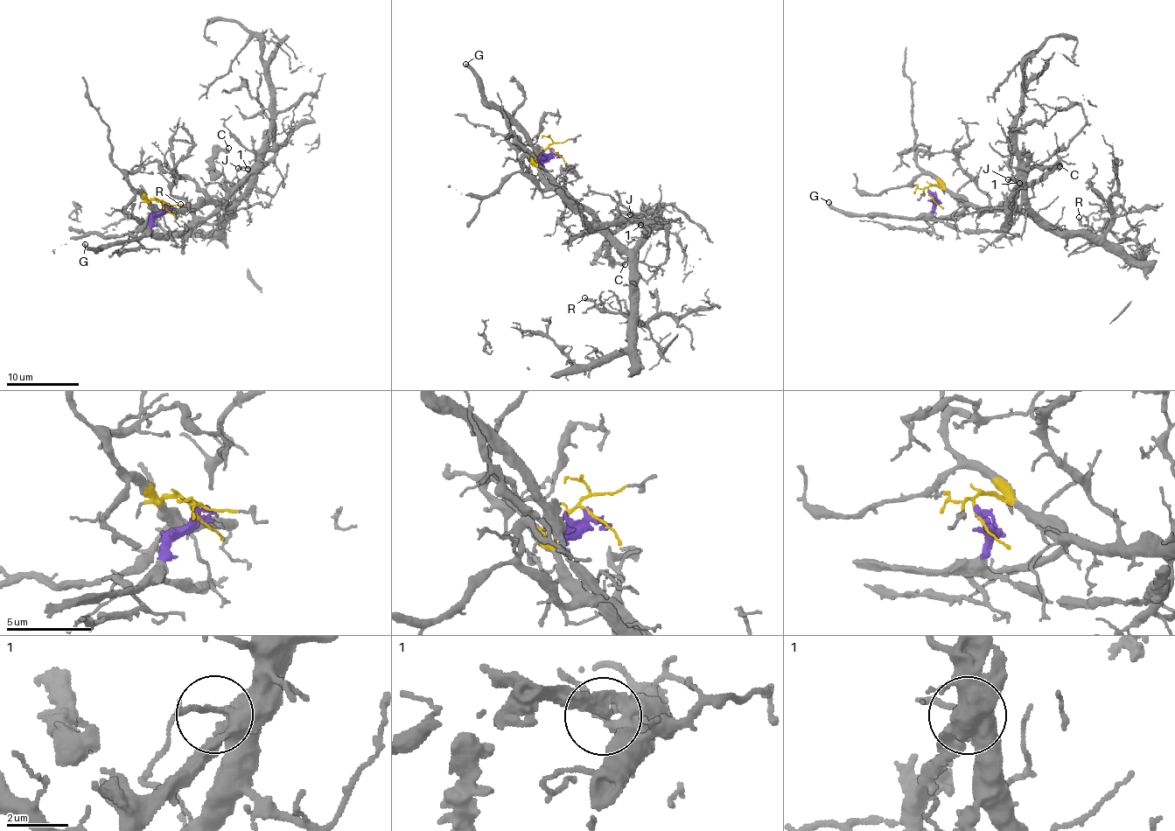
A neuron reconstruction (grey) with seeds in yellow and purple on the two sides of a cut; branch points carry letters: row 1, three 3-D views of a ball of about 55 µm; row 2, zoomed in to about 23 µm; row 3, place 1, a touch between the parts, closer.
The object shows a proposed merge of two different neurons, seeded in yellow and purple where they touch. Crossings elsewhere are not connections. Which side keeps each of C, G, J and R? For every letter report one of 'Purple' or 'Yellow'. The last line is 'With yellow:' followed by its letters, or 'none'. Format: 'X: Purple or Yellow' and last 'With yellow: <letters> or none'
C: Purple
G: Purple
J: Yellow
R: Yellow
With yellow: J, R

